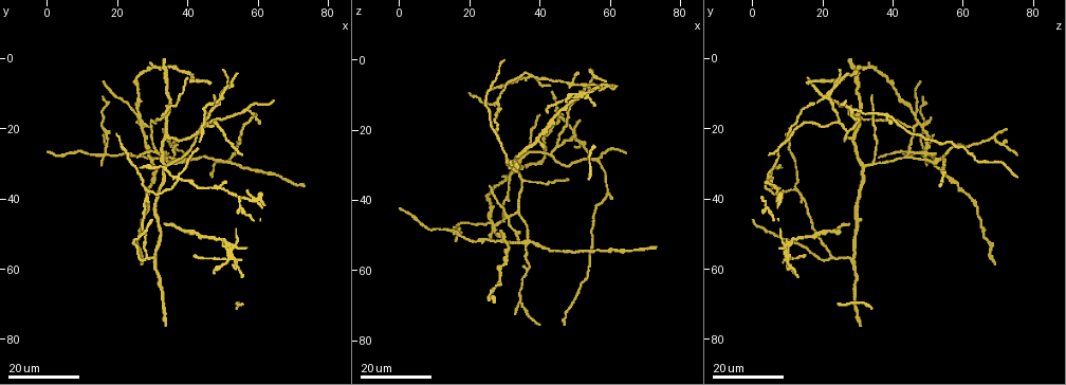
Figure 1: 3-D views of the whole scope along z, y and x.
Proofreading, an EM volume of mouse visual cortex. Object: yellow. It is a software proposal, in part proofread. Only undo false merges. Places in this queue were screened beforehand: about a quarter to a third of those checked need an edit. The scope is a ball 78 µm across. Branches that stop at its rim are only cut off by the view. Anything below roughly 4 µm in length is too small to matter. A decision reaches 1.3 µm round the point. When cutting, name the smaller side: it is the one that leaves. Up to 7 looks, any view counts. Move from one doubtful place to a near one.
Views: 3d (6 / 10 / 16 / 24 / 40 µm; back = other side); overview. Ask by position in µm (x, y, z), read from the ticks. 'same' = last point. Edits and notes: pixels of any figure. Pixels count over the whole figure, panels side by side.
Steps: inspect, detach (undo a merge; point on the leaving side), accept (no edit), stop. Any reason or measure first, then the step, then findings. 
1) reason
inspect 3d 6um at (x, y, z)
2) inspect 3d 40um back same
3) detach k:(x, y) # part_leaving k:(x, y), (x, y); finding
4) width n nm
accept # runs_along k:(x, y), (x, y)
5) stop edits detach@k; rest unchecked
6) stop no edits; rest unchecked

a fork
inspect 3d 24um at (44.5, 18.5, 24.5)

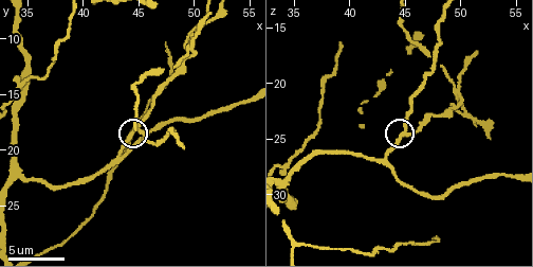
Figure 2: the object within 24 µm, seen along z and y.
closer look
inspect 3d 10um at (44.8, 18.0, 24.4)

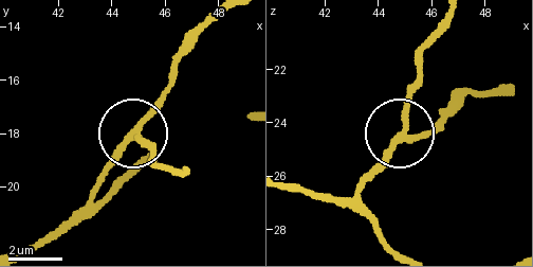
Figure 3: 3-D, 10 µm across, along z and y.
width 230 nm
accept # runs_along 3:(290, 185), (351, 197), (390, 152), (420, 65); one neuron here

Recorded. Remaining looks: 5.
inspect 3d 24um at (56.5, 14.0, 28.0)

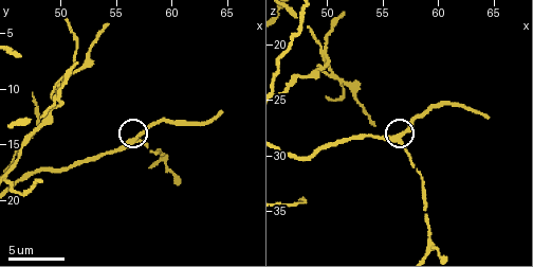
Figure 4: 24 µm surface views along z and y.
zoom in
inspect 3d 6um at (56.4, 14.8, 28.6)

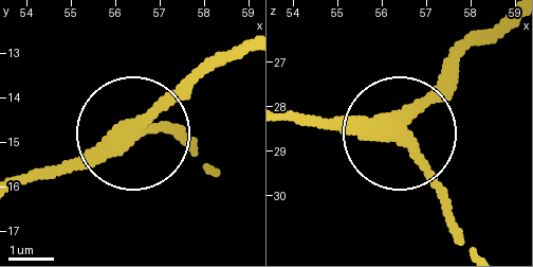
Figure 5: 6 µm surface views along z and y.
side_arm 11 um; arms 3
accept # one neuron here

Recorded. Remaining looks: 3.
three-way junction
inspect 3d 24um at (26.0, 18.0, 48.0)

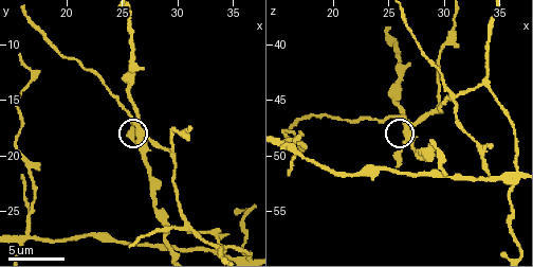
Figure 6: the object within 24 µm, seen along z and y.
inspect 3d 10um at (26.4, 18.2, 47.2)

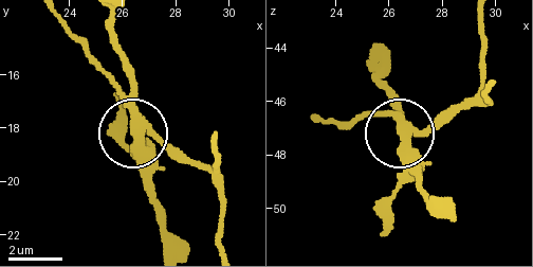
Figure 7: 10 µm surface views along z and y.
arms 3
detach 7:(407, 146) # part_leaving 7:(399, 124), (399, 146), (433, 199); two neurons meet here

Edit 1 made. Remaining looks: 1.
stop edits detach@7; rest unchecked

